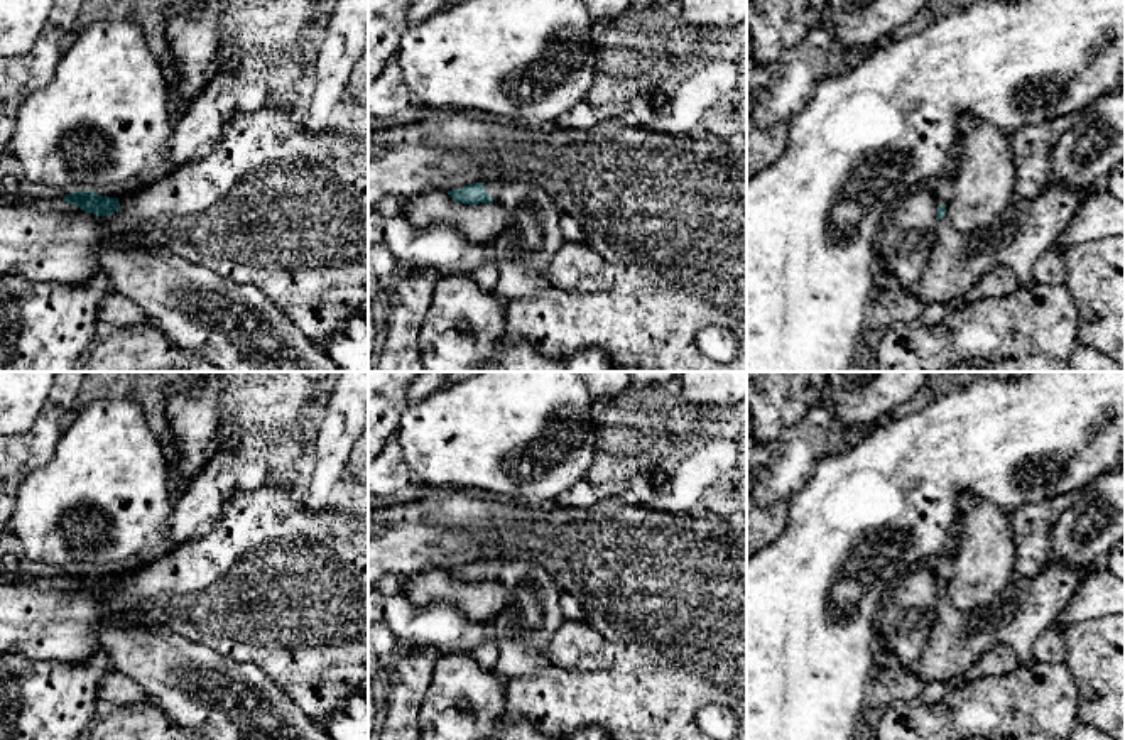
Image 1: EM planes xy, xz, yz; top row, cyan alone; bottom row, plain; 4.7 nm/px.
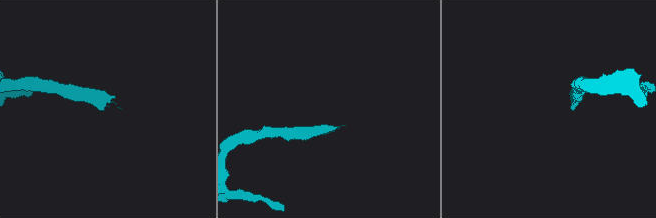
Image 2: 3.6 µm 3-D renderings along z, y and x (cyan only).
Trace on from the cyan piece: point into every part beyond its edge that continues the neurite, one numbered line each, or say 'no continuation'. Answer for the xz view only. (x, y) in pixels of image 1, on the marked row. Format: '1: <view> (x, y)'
1: xz (522, 252)

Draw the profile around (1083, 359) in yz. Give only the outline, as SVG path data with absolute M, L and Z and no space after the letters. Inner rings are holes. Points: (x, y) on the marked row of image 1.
M1083 343L1073 348L1069 363L1074 372L1123 372L1111 358Z

